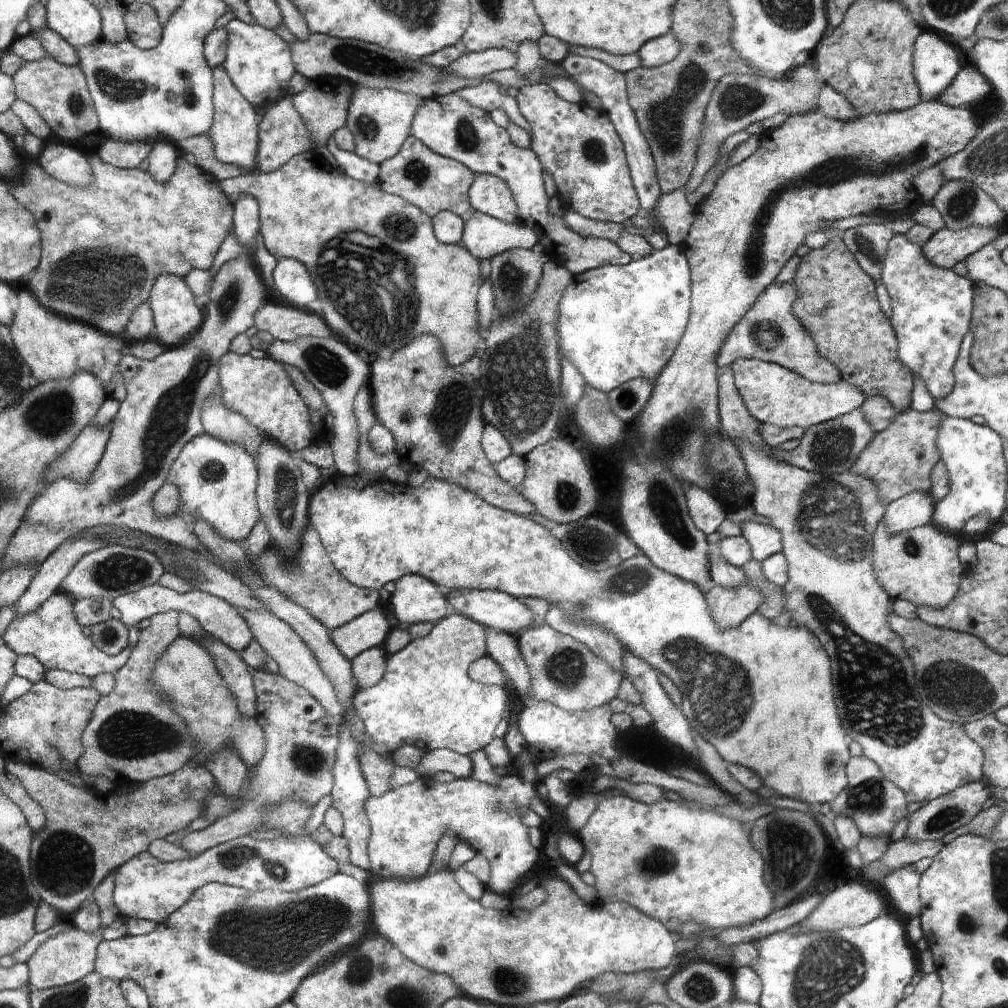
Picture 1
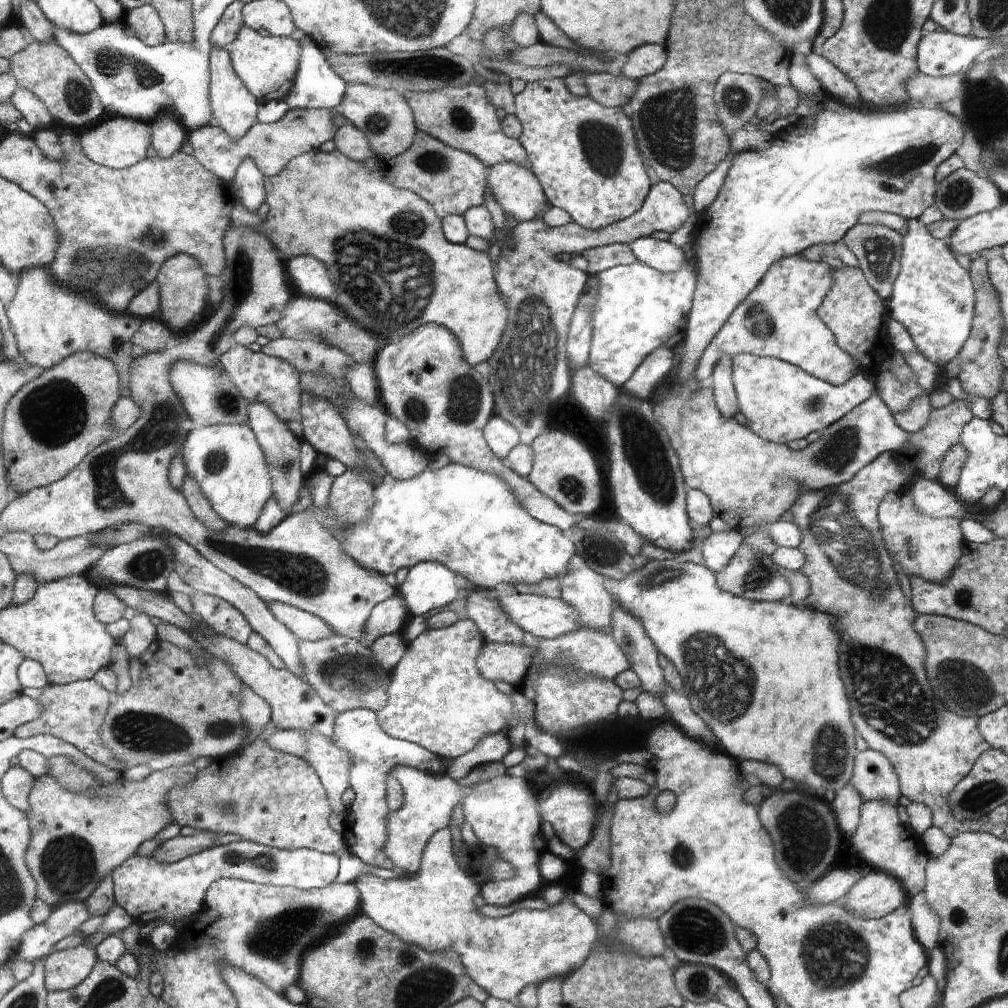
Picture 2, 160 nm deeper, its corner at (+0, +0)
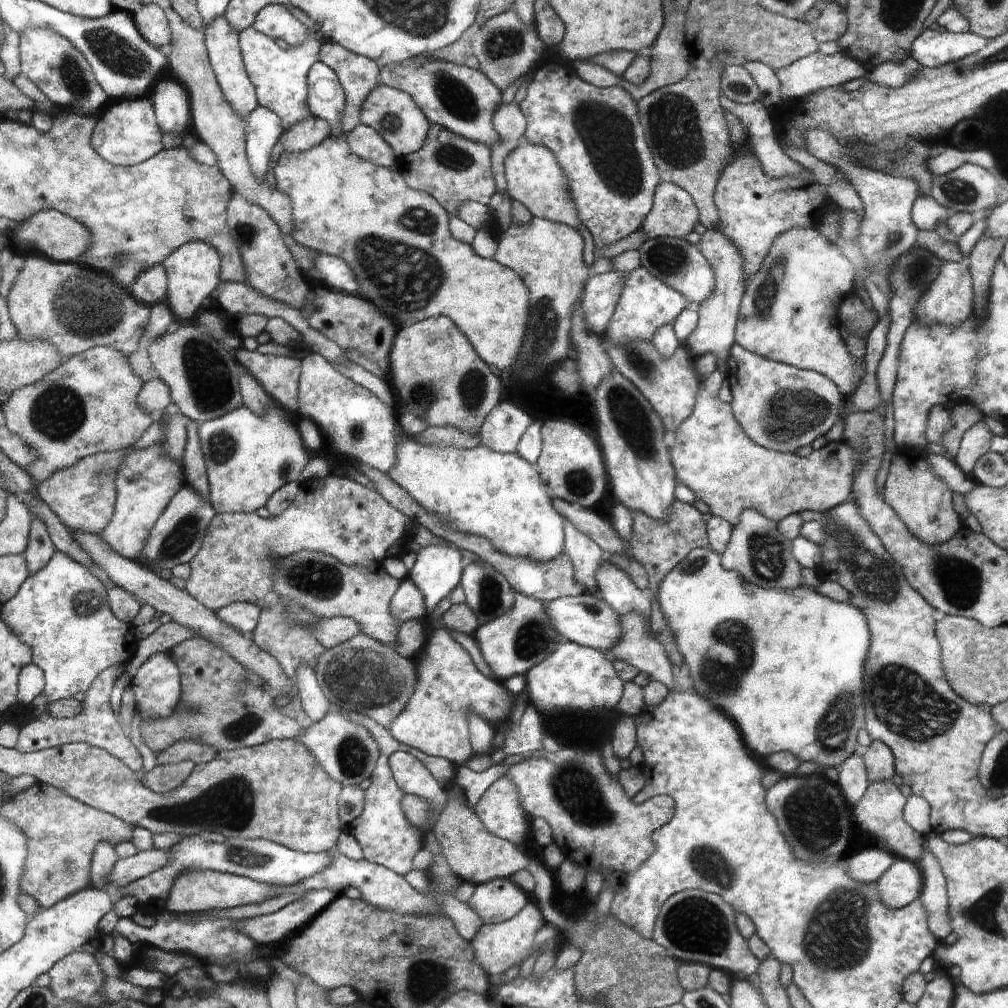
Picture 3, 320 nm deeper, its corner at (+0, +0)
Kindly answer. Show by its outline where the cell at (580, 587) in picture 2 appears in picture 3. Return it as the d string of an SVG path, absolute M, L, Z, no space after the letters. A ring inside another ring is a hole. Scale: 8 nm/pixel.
M568 519L563 520L564 551L571 558L577 581L587 586L587 592L597 594L595 572L603 560L601 548L581 530L574 527Z

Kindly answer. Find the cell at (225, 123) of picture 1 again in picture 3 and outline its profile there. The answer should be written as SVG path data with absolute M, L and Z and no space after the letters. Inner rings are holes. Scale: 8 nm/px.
M222 15L215 18L211 23L206 24L204 28L204 36L206 37L207 53L211 61L215 76L219 81L227 101L239 112L239 115L246 119L247 116L258 107L258 95L254 91L254 85L250 81L244 61L242 61L242 51L238 45L238 36L240 34L236 27L233 27Z

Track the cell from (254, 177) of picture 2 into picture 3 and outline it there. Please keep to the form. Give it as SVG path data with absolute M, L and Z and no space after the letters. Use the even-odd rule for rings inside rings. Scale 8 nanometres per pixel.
M259 105L246 118L247 156L251 171L259 179L271 174L273 155L283 134L284 122L279 113Z

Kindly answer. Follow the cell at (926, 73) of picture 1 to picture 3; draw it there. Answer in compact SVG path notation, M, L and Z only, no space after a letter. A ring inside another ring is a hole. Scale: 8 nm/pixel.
M927 28L912 43L911 57L922 67L937 67L982 50L989 39L978 36L970 30L967 33L939 32Z

